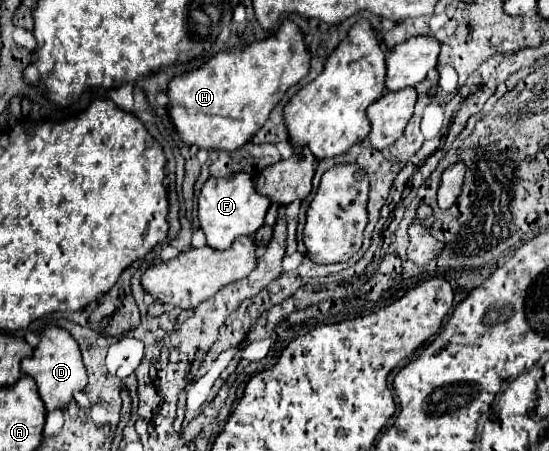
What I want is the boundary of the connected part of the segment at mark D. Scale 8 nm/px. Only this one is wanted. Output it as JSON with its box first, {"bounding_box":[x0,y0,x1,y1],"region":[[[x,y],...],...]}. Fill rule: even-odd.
{"bounding_box":[22,326,88,412],"region":[[[48,326],[40,334],[40,344],[34,348],[34,354],[30,358],[22,360],[22,372],[36,380],[40,398],[44,400],[48,412],[54,408],[68,406],[74,400],[74,394],[82,392],[88,382],[78,344],[74,342],[74,338],[68,330],[62,330],[58,326]]]}

